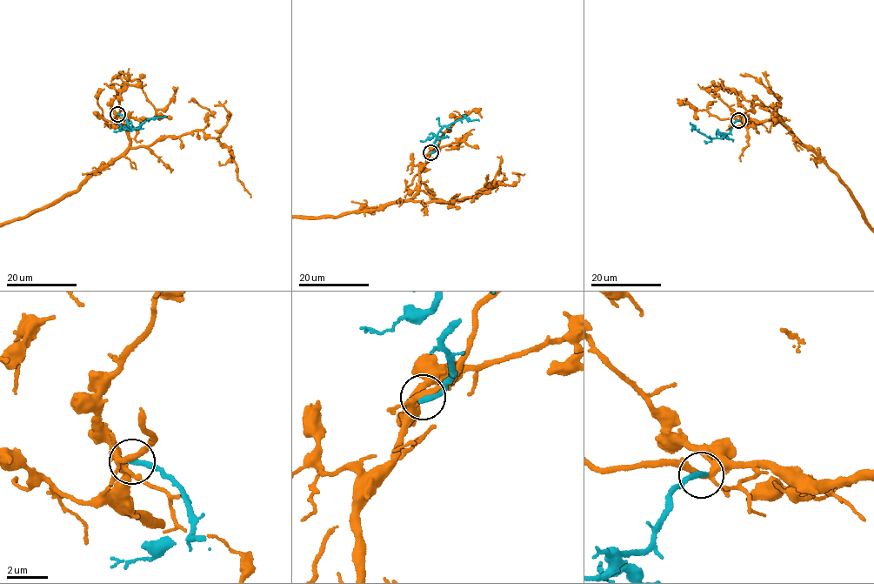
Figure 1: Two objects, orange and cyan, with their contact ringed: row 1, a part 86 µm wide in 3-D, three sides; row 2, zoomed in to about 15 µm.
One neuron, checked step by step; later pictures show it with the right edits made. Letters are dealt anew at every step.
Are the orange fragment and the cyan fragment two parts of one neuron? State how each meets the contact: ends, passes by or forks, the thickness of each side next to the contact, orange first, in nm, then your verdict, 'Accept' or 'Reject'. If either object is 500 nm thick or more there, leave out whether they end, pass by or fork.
At the ring orange forks. At the ring cyan ends. Thickness 220 nm (orange) against 280 nm. Reject

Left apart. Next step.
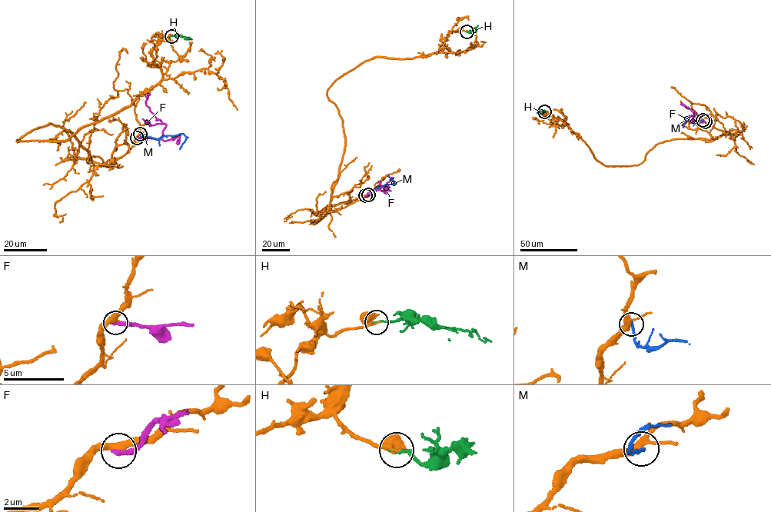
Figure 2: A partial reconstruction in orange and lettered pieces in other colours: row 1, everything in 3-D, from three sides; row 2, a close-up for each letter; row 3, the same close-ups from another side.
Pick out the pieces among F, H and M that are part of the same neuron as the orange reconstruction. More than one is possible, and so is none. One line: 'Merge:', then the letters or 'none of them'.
Merge: H

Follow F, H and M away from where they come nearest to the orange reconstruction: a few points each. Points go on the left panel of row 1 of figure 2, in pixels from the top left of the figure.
F: (137, 137), (159, 138), (166, 125), (146, 104), (149, 94)
H: (171, 35), (190, 38)
M: (140, 134), (141, 137), (157, 139), (182, 133), (186, 140), (179, 149)

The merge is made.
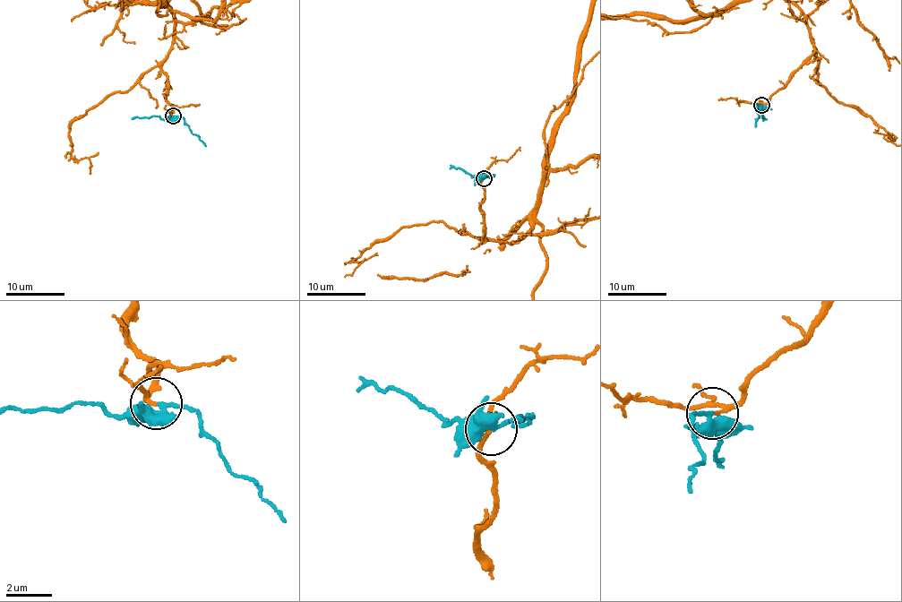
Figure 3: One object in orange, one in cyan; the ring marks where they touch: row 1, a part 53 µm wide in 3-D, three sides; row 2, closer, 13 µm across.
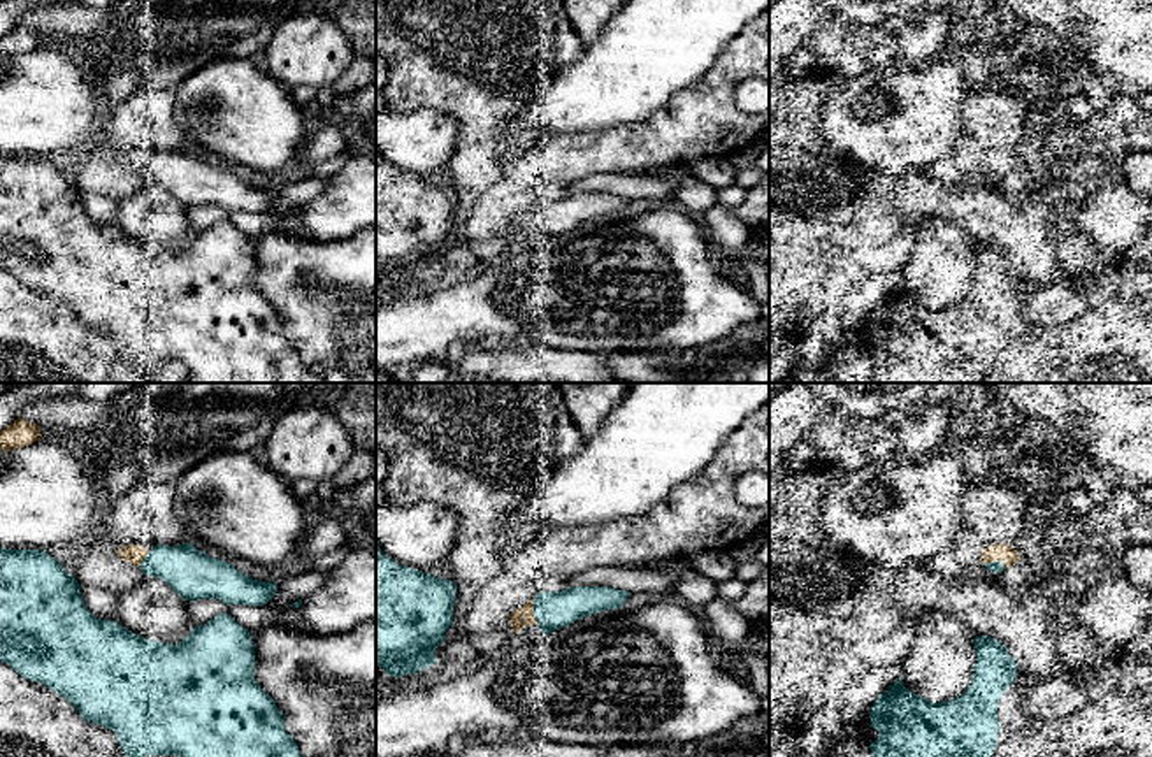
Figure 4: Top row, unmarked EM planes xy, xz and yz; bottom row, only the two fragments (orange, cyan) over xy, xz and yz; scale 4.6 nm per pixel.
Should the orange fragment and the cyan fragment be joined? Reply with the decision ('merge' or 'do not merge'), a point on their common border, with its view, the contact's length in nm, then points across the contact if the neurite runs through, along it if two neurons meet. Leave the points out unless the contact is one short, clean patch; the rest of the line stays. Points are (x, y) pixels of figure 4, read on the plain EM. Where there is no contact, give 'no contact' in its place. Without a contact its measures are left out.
merge; meets orange in xz at (532, 218); contact 120 nm long

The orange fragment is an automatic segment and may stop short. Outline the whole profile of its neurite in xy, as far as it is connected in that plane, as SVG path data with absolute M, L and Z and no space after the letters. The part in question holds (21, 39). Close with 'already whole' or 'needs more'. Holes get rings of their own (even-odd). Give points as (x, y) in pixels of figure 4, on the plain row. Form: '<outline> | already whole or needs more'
M18 25L14 30L0 37L0 54L5 58L12 58L16 54L25 54L39 47L40 44L40 35L37 32Z | already whole

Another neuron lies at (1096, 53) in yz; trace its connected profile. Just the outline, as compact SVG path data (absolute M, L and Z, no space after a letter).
M1069 0L1080 42L1113 97L1152 93L1152 0Z

